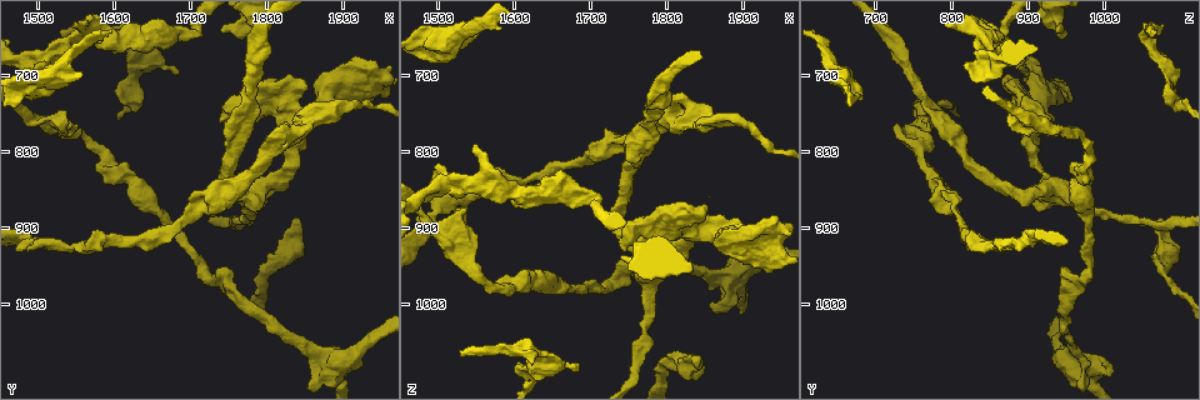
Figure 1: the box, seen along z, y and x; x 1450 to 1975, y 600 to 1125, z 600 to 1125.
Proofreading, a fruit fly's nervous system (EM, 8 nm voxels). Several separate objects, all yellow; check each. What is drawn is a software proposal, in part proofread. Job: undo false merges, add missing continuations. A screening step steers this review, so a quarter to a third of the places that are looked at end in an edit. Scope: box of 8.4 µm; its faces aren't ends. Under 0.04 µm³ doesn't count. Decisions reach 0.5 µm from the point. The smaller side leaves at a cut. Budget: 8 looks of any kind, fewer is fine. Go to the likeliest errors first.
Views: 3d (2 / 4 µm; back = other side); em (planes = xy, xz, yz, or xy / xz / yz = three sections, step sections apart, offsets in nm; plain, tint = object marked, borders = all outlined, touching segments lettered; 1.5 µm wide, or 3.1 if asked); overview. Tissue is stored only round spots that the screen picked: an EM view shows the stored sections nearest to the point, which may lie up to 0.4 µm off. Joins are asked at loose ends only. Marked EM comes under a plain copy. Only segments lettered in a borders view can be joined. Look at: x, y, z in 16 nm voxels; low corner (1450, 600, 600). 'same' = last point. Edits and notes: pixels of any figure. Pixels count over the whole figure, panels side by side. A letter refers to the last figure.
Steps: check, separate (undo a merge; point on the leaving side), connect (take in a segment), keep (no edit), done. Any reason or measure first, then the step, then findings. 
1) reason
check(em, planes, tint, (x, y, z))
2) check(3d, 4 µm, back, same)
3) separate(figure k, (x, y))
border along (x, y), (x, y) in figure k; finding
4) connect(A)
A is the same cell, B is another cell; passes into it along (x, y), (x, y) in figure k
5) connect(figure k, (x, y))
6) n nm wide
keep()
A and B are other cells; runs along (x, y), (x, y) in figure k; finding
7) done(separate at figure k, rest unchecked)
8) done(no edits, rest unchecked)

an open end
check(em, planes, borders, (1680, 690, 1075))

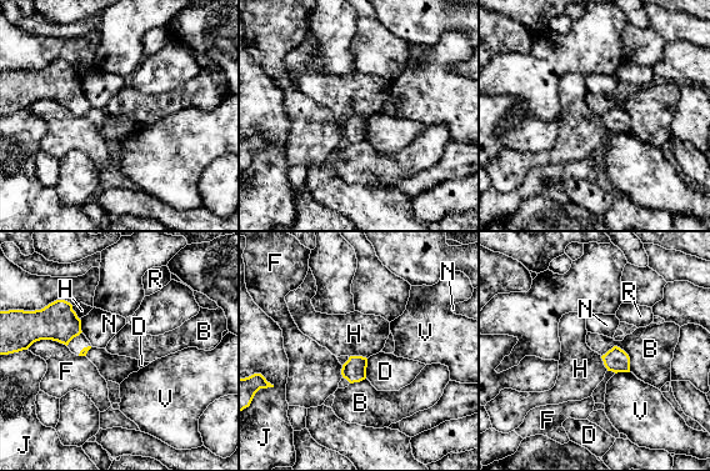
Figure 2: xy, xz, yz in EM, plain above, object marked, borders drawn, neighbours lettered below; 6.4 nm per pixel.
keep()
B, D, F, H, J, N, R and V are other cells; border along (601, 355), (619, 346), (630, 371) in figure 2; no lettered segment goes on from it

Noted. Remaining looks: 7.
branch stops here
check(3d, 2 µm, (1840, 885, 1075))

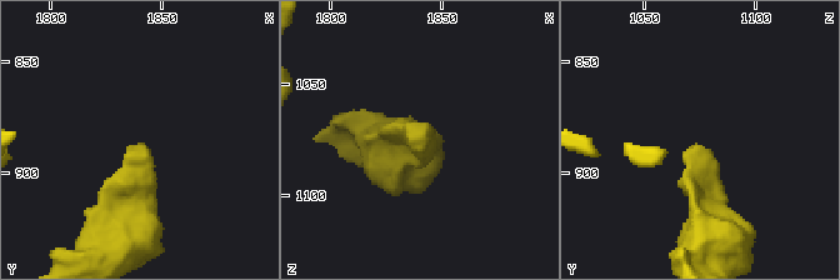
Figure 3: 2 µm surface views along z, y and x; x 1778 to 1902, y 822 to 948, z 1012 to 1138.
check(em, xy, step 4, tint, (1842, 887, 1072))

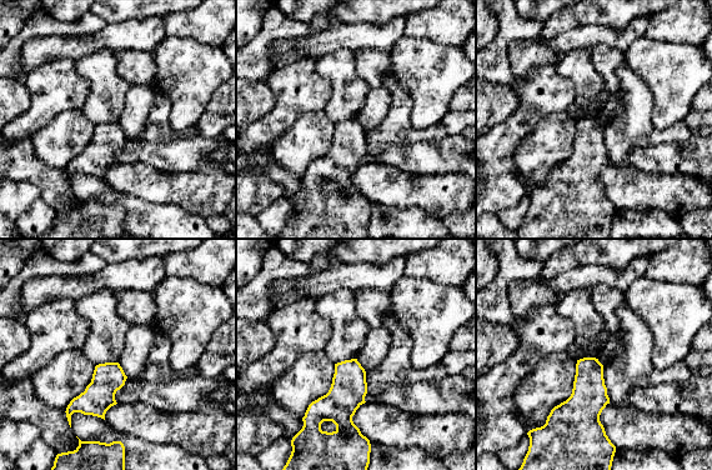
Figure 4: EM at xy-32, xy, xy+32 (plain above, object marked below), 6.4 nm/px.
cut it another way
check(em, planes, borders, same)

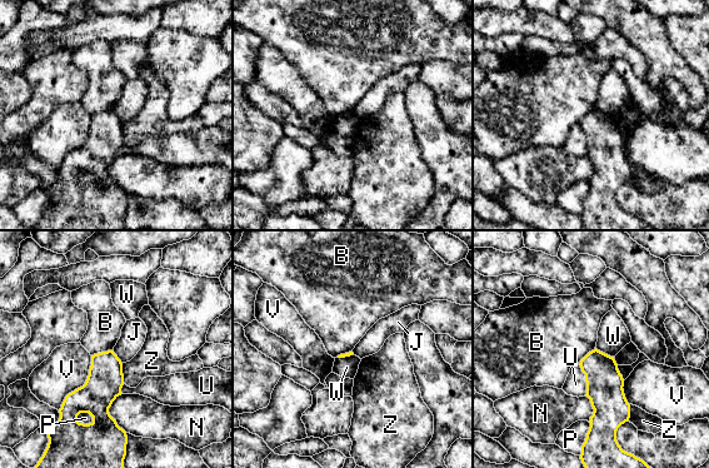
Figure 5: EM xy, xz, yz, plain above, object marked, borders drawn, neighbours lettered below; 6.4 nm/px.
keep()
B, J, N, P, U, V, W and Z are other cells; none of them fits

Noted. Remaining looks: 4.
free end
check(3d, 4 µm, (1740, 640, 940))

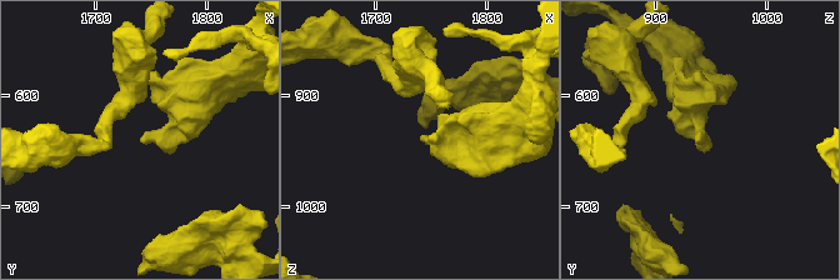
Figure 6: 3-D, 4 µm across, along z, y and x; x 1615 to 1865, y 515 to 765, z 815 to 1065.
shape alone is not enough
check(em, planes, borders, (1740, 642, 940))

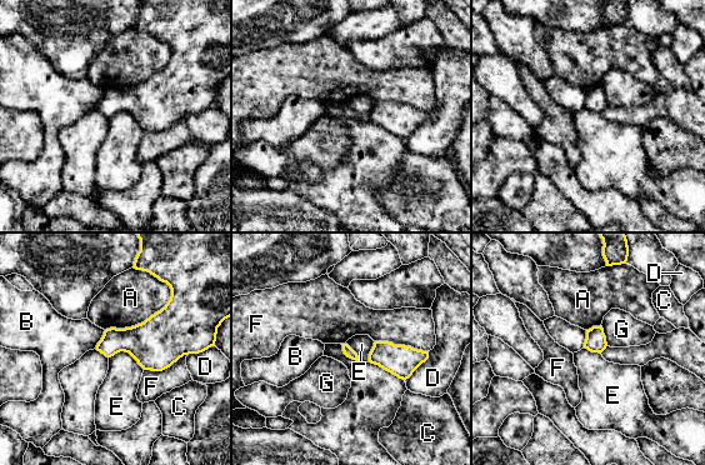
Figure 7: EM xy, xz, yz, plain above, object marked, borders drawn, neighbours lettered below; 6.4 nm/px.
keep()
A, B, C, D, E, F and G are other cells; none of them fits

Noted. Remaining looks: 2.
done(no edits, rest unchecked)

